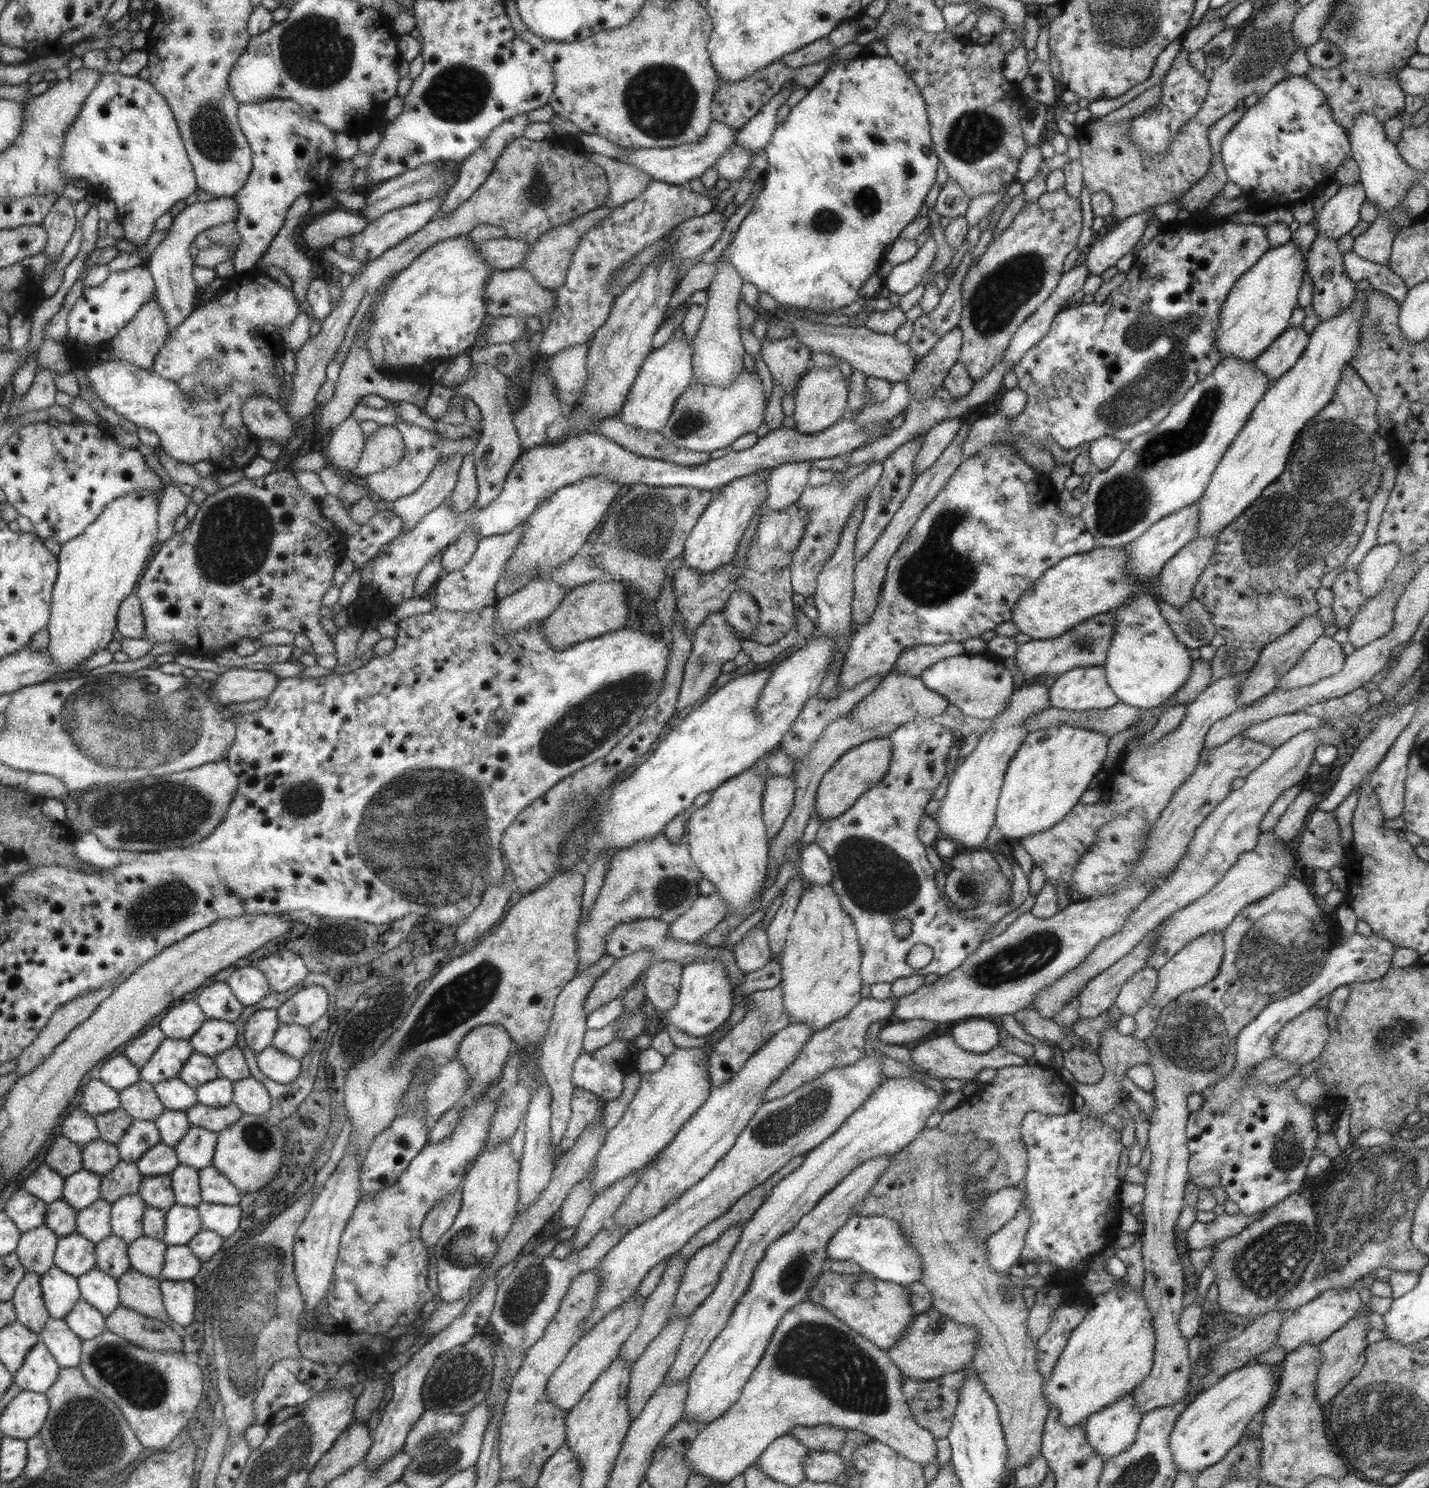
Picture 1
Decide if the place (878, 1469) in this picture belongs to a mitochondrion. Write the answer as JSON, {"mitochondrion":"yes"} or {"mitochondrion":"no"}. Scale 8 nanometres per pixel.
{"mitochondrion":"no"}

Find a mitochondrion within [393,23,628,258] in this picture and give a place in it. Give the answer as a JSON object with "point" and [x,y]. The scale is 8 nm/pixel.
{"point":[457,94]}

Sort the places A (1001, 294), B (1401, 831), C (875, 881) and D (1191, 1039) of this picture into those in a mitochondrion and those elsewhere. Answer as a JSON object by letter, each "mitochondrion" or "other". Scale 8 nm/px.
{"A":"mitochondrion","B":"other","C":"mitochondrion","D":"mitochondrion"}

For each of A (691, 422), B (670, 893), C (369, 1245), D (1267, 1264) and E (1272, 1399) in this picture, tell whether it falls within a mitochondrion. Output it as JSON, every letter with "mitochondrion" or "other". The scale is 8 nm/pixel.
{"A":"mitochondrion","B":"mitochondrion","C":"other","D":"mitochondrion","E":"other"}

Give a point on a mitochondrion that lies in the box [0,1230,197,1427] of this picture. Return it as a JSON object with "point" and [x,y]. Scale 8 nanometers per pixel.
{"point":[143,1387]}

